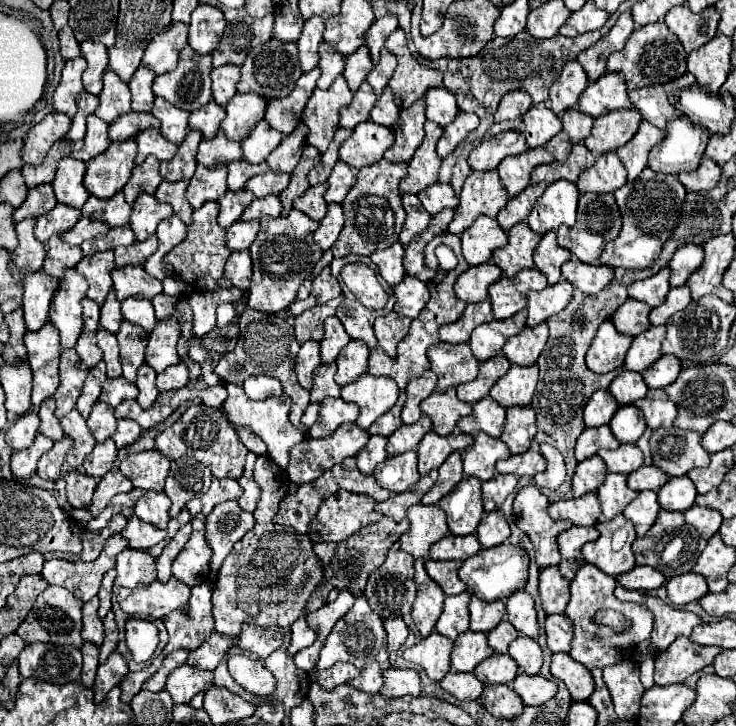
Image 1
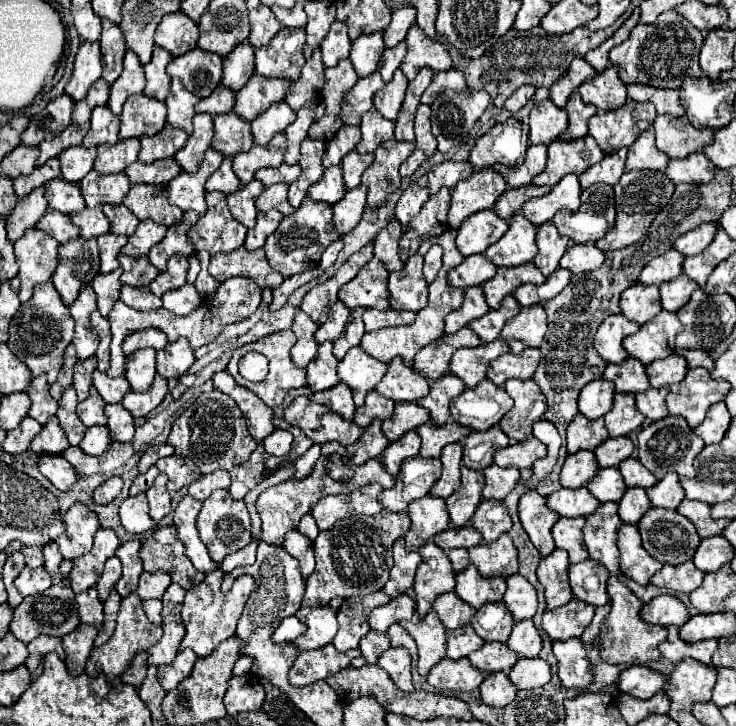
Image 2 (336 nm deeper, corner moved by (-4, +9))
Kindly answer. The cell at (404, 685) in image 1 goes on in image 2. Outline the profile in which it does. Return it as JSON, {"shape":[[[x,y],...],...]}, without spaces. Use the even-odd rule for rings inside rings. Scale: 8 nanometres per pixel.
{"shape":[[[402,647],[388,649],[378,659],[378,665],[392,677],[392,681],[398,685],[398,689],[402,689],[402,691],[414,691],[412,675],[410,675],[412,661],[410,661],[408,649],[402,649]]]}

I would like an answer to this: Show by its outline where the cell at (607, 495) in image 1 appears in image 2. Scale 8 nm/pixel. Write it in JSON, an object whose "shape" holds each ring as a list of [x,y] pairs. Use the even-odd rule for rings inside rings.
{"shape":[[[616,467],[614,469],[600,469],[596,473],[596,477],[586,483],[586,487],[602,503],[620,501],[622,495],[626,493],[624,479],[622,479],[622,475],[620,475],[620,471]]]}

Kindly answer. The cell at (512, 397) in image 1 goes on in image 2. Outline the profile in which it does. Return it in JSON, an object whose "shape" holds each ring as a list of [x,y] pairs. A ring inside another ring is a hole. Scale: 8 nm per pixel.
{"shape":[[[524,349],[520,355],[506,353],[490,363],[486,377],[494,385],[500,385],[500,387],[504,387],[504,383],[512,377],[514,379],[532,379],[532,375],[538,369],[538,361],[540,361],[538,349]]]}

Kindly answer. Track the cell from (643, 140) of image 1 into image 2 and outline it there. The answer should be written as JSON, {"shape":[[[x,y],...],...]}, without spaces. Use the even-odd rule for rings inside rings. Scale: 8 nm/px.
{"shape":[[[646,129],[628,149],[628,163],[626,171],[632,169],[656,169],[664,171],[668,165],[668,157],[656,149],[654,145],[654,129]]]}

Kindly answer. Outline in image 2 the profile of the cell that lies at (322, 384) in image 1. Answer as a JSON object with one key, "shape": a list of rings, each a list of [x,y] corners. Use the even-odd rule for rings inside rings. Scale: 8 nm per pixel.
{"shape":[[[324,341],[318,347],[318,355],[306,367],[308,373],[308,387],[312,391],[326,391],[332,389],[340,379],[336,375],[338,359],[332,353],[332,341]]]}

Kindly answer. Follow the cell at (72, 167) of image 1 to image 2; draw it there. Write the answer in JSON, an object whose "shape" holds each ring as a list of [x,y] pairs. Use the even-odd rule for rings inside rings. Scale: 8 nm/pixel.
{"shape":[[[70,147],[64,149],[58,155],[60,161],[60,169],[62,169],[62,179],[70,181],[70,183],[78,183],[82,181],[94,167],[94,159],[96,159],[96,149],[90,147]]]}

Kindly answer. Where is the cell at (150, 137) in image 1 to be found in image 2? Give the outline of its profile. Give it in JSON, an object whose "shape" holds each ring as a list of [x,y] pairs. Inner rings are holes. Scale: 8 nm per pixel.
{"shape":[[[166,125],[160,133],[156,133],[152,137],[142,137],[140,139],[142,149],[140,149],[138,159],[142,163],[152,163],[152,161],[164,159],[162,155],[172,155],[174,157],[176,151],[184,147],[186,139],[188,139],[188,135],[182,129]]]}

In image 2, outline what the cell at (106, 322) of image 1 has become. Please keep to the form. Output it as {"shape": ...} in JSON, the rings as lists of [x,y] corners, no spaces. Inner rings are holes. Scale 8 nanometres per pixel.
{"shape":[[[116,269],[112,273],[98,273],[92,281],[92,287],[98,297],[98,311],[106,317],[112,309],[112,305],[118,301],[120,295],[120,273],[122,269]]]}

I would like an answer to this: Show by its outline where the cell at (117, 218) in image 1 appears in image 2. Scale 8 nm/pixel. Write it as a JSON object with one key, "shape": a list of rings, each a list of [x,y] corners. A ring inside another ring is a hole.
{"shape":[[[92,171],[80,181],[80,189],[88,207],[120,205],[130,189],[130,181],[126,173],[98,175],[96,171]]]}

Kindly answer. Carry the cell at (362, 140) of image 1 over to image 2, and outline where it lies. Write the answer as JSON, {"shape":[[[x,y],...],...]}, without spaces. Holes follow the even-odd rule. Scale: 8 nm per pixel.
{"shape":[[[378,111],[364,113],[360,129],[362,129],[362,139],[356,145],[356,151],[362,155],[374,153],[380,143],[394,139],[394,123],[384,119]]]}

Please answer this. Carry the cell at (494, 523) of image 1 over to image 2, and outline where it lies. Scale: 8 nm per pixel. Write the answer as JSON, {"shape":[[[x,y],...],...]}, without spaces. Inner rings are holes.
{"shape":[[[482,499],[482,503],[478,505],[478,509],[472,517],[472,525],[482,533],[484,541],[494,541],[502,533],[510,531],[512,519],[510,519],[510,513],[502,501]]]}

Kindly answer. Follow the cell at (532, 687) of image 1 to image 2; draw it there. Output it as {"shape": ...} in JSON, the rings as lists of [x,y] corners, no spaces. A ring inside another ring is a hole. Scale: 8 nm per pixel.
{"shape":[[[518,659],[508,673],[516,689],[534,689],[542,687],[552,679],[550,665],[542,659]]]}

